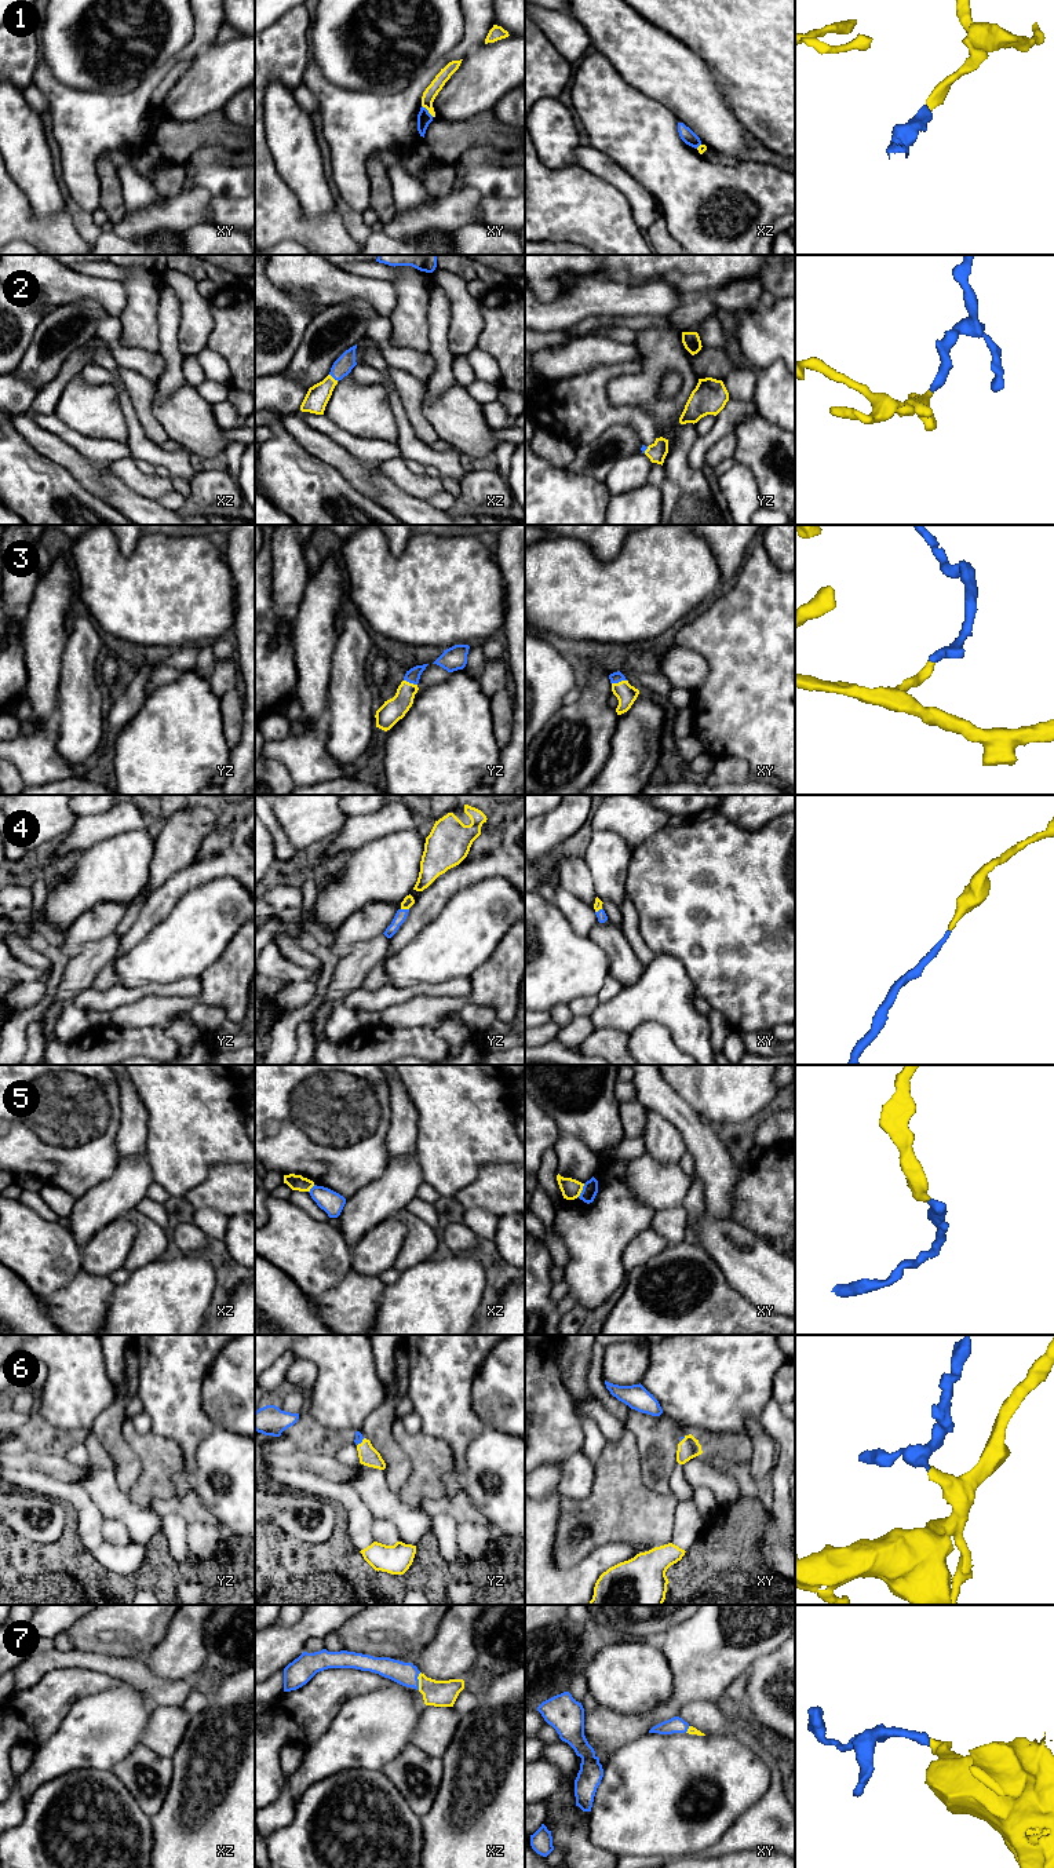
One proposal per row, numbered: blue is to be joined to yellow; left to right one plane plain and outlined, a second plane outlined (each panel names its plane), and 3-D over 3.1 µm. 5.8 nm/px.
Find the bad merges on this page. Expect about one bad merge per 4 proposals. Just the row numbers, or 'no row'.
1, 5

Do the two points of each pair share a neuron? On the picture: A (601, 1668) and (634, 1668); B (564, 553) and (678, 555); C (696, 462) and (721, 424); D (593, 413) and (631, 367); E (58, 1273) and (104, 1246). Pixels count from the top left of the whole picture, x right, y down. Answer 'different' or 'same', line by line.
A: same
B: same
C: same
D: same
E: different

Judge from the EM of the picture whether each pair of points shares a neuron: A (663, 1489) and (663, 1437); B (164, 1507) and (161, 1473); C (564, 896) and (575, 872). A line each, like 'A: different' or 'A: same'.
A: same
B: different
C: different

